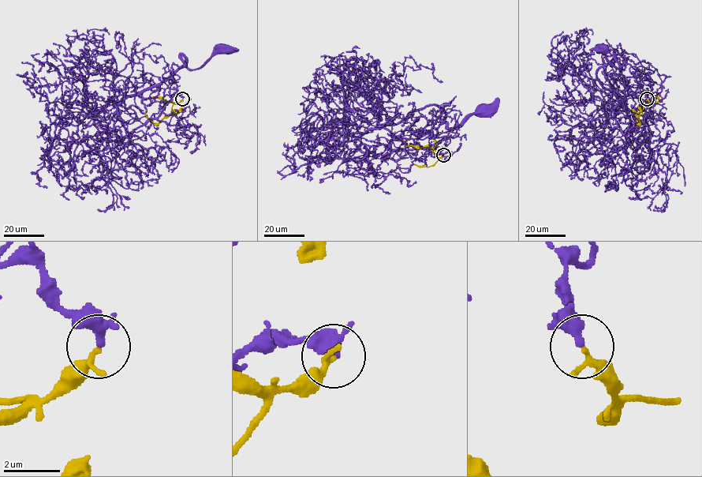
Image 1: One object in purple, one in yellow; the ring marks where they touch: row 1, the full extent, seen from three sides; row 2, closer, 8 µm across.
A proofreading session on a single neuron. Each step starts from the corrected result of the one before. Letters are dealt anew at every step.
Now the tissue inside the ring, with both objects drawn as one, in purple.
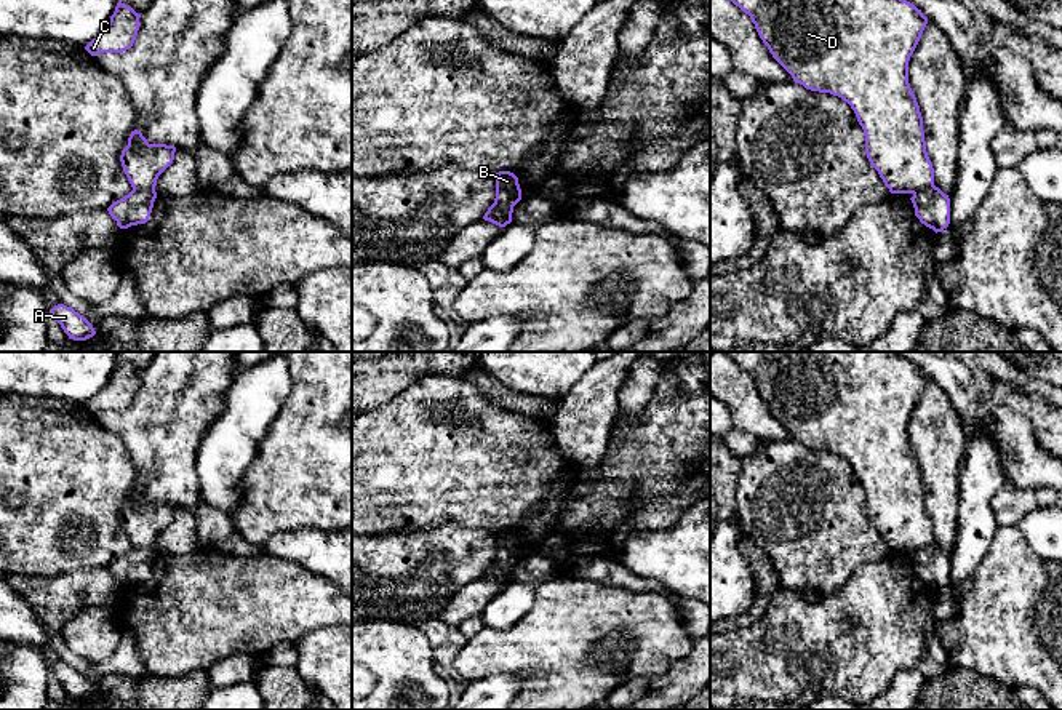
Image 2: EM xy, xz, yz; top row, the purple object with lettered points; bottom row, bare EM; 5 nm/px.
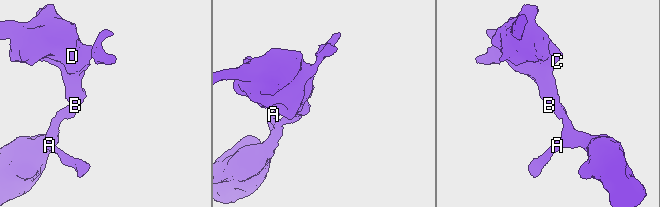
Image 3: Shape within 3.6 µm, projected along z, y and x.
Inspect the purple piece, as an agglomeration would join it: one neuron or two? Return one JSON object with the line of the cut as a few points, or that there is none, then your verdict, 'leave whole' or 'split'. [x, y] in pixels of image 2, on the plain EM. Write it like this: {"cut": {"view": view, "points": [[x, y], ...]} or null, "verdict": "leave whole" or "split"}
{"cut": {"view": "xy", "points": [[133, 546], [154, 549]]}, "verdict": "split"}

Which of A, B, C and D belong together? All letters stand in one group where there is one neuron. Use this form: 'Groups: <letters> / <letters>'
Groups: A / B C D

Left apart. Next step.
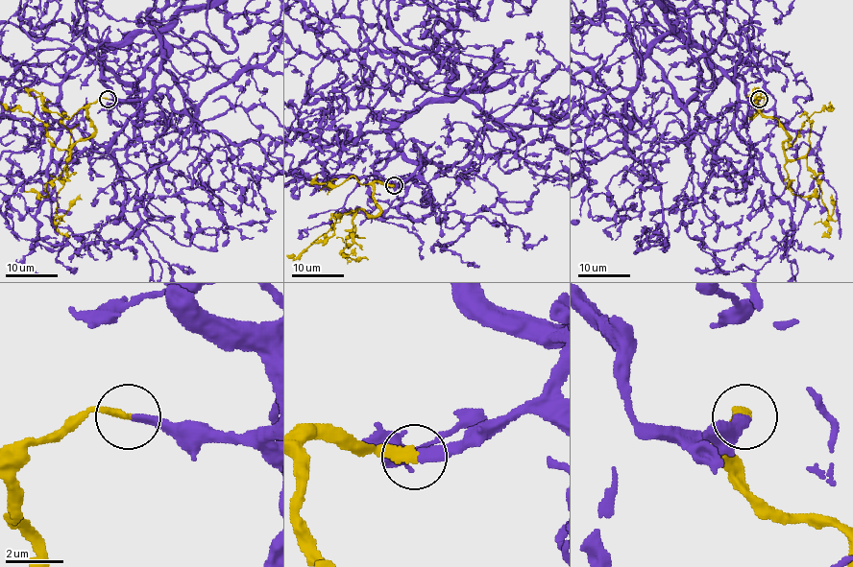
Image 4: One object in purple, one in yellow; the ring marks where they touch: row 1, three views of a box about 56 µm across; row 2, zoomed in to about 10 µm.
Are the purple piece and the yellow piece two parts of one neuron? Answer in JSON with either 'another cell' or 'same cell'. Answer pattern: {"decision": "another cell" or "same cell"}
{"decision": "same cell"}

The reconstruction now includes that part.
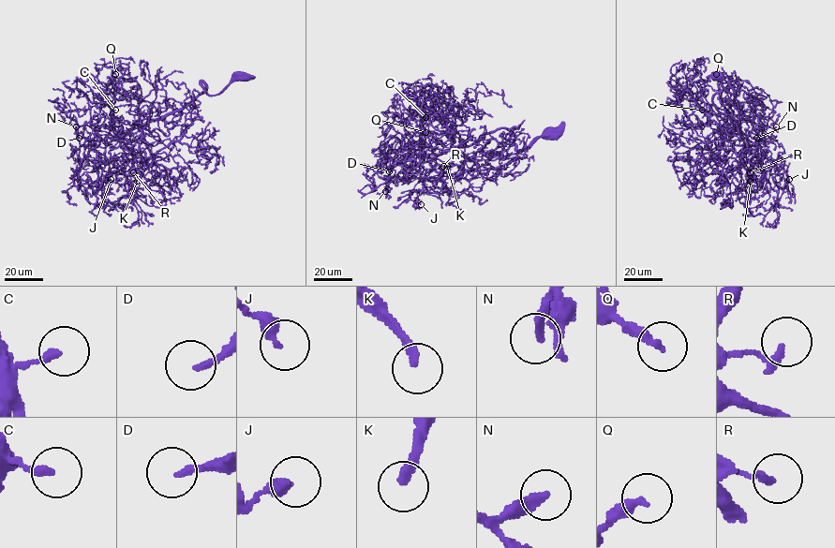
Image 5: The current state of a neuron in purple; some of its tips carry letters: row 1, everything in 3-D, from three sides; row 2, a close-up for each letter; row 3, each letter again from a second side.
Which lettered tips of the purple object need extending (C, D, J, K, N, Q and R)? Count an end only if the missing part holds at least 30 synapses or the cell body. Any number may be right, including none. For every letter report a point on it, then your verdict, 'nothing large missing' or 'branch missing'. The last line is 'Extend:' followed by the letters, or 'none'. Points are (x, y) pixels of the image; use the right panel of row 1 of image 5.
C: at (702, 110); nothing large missing
D: at (756, 138); branch missing
J: at (789, 179); nothing large missing
K: at (750, 181); branch missing
N: at (776, 126); branch missing
Q: at (716, 74); nothing large missing
R: at (750, 172); nothing large missing
Extend: D, K, N

